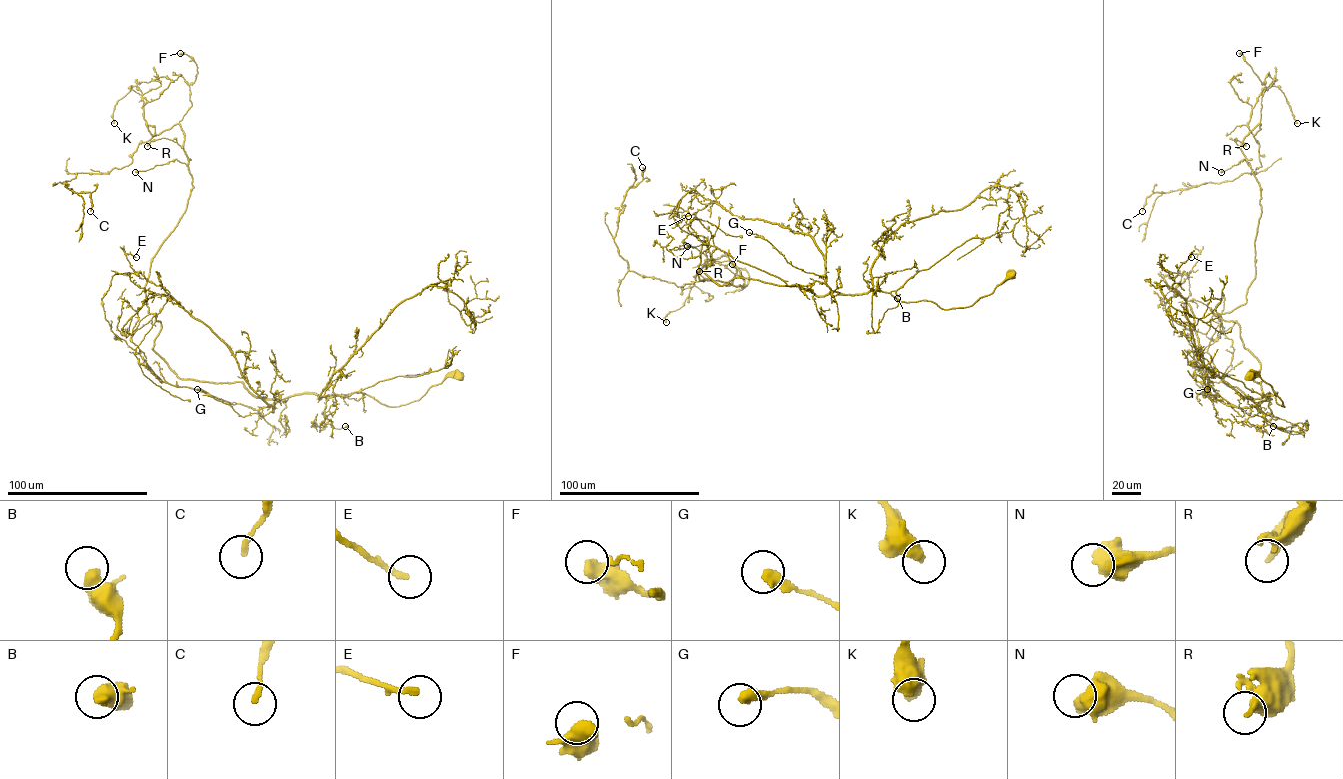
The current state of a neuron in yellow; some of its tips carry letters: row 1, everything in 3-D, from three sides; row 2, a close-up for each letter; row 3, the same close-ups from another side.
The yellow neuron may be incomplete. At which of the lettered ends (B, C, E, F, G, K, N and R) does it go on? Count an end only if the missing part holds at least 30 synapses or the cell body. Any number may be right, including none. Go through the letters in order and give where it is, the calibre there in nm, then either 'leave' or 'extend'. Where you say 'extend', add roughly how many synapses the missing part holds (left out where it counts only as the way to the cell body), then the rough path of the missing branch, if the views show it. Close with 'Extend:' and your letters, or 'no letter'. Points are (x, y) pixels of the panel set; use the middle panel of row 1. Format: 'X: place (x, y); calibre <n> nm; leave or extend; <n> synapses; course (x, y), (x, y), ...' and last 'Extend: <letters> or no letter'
B: place (897, 298); calibre 340 nm; leave
C: place (642, 167); calibre 190 nm; leave
E: place (688, 216); calibre 190 nm; leave
F: place (732, 264); calibre 480 nm; leave
G: place (749, 232); calibre 400 nm; leave
K: place (666, 322); calibre 550 nm; leave
N: place (687, 246); calibre 700 nm; leave
R: place (699, 271); calibre 240 nm; leave
Extend: no letter

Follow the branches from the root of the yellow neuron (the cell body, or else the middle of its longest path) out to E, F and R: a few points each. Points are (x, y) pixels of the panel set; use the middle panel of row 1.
E: (1011, 273), (965, 307), (843, 294), (809, 235), (714, 200), (688, 216)
F: (1011, 273), (942, 309), (718, 285), (708, 241), (697, 274), (744, 286), (735, 266), (741, 290), (732, 264)
R: (1011, 273), (942, 309), (718, 285), (708, 241), (699, 278), (745, 285), (728, 260), (699, 271)

